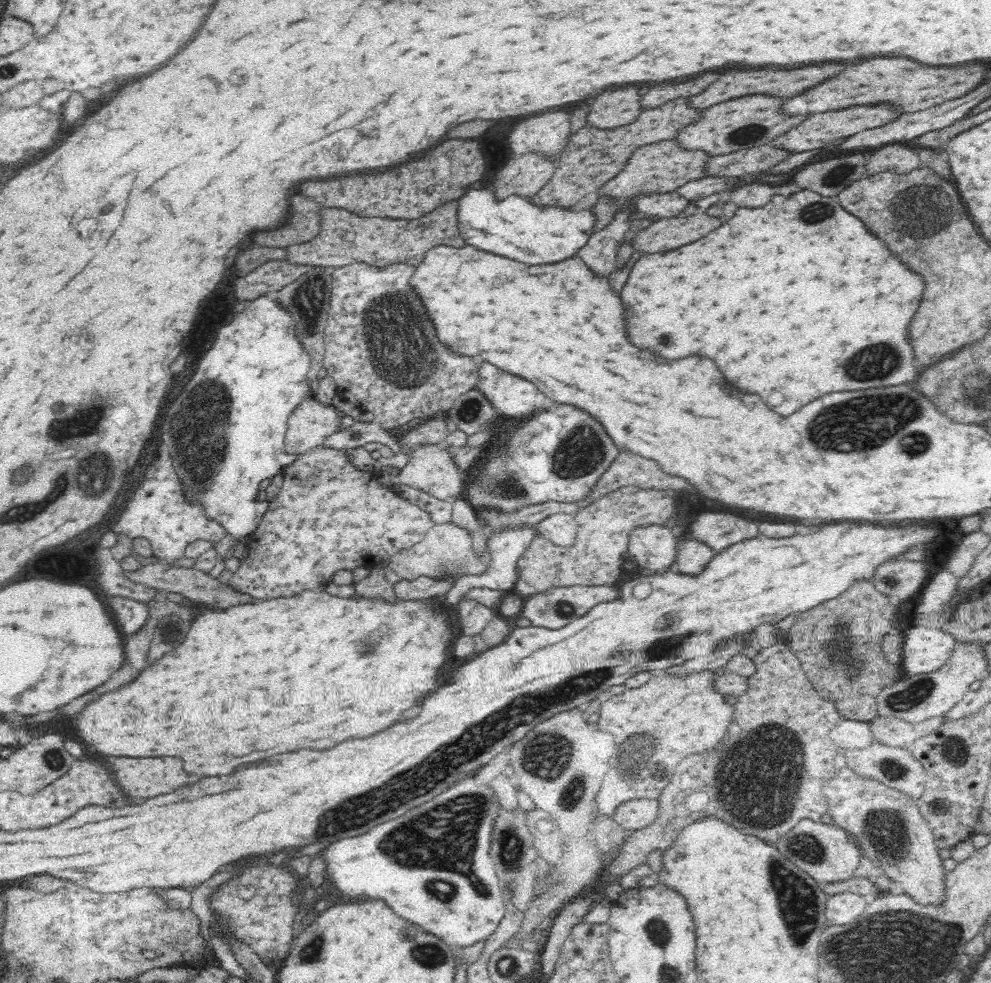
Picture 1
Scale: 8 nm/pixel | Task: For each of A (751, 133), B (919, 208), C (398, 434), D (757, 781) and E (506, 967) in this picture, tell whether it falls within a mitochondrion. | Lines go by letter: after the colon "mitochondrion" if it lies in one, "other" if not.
A: mitochondrion
B: mitochondrion
C: other
D: mitochondrion
E: mitochondrion

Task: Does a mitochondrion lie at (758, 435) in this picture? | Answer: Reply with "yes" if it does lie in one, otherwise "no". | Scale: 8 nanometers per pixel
no

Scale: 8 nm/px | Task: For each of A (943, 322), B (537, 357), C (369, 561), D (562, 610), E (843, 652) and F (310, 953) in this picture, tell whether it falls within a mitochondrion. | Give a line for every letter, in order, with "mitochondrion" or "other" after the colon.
A: other
B: other
C: other
D: mitochondrion
E: mitochondrion
F: mitochondrion

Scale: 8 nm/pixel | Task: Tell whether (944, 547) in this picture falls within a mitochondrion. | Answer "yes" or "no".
no

